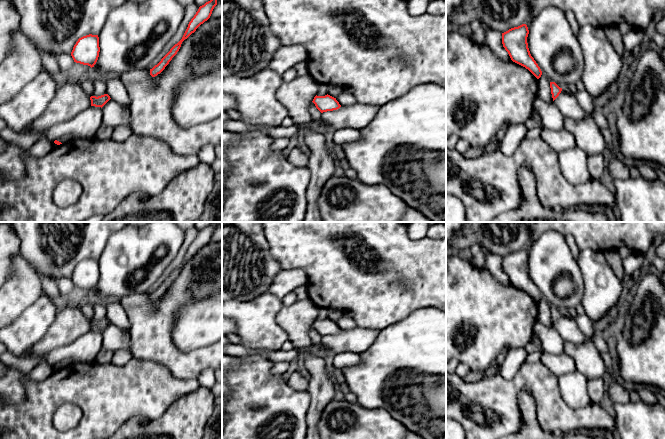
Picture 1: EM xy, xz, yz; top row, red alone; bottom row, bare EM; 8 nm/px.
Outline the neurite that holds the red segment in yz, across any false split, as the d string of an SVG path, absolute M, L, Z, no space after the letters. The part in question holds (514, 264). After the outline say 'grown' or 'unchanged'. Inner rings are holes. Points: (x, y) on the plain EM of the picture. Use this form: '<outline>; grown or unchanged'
M526 248L511 252L502 257L502 268L513 286L525 291L539 303L542 295L530 278L527 267L528 258Z; unchanged

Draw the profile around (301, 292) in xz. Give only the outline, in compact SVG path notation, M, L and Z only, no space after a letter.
M307 284L297 287L293 292L297 296L297 301L301 301L301 300L305 300L305 299L309 298Z

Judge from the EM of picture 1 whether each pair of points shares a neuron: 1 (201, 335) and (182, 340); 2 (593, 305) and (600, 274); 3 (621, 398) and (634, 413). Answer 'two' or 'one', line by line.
1: one
2: one
3: two

